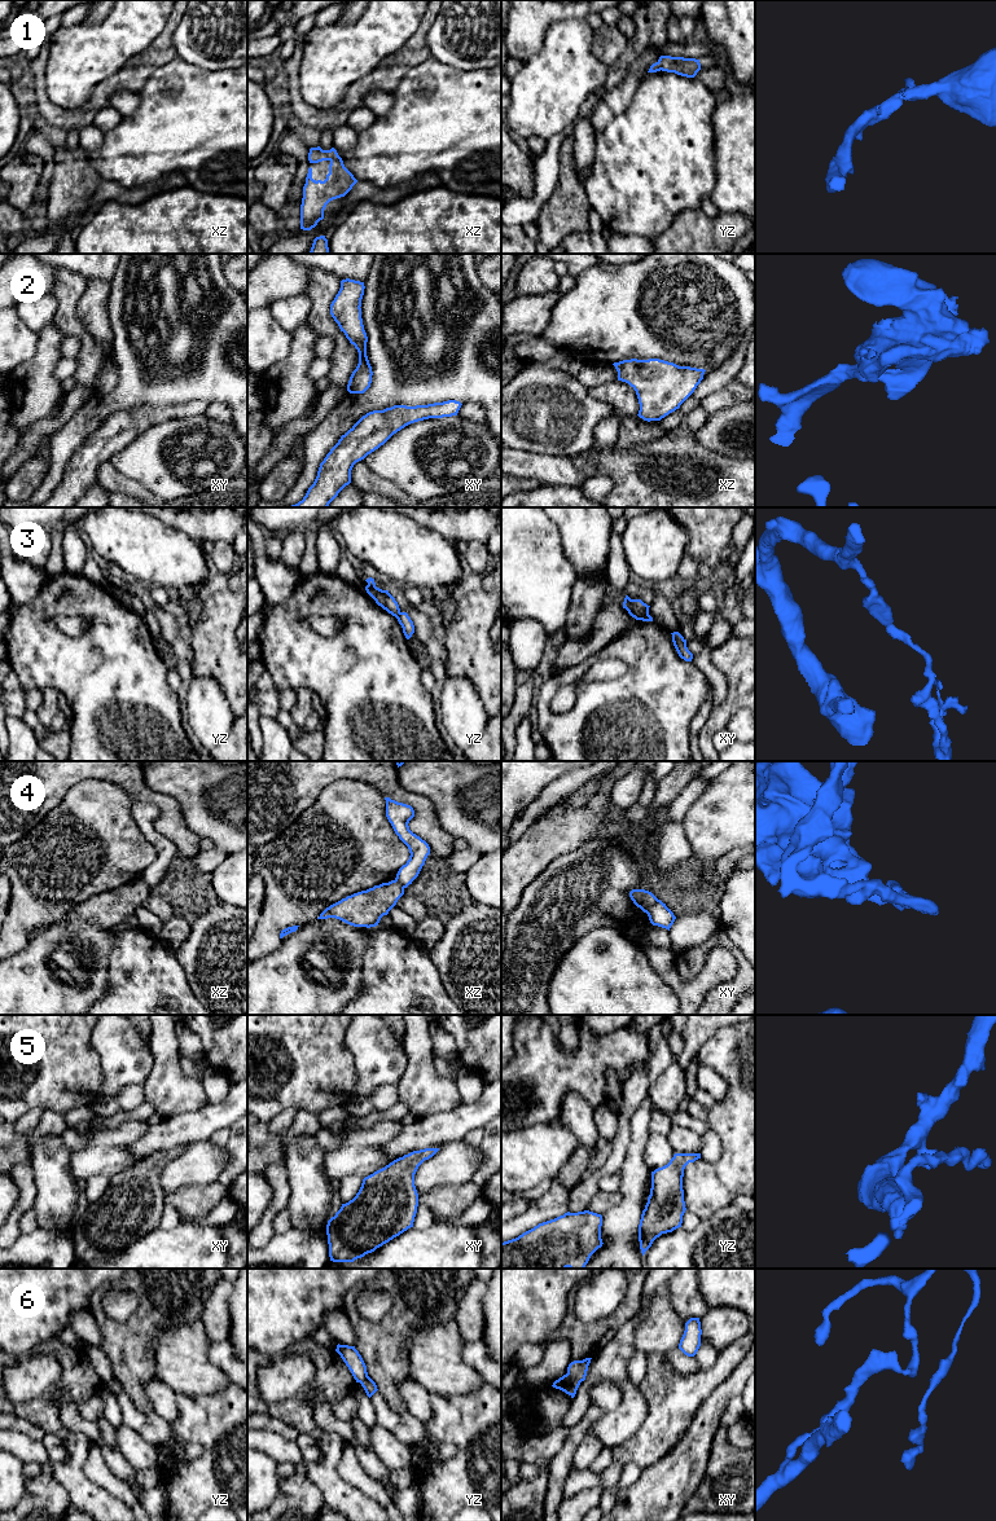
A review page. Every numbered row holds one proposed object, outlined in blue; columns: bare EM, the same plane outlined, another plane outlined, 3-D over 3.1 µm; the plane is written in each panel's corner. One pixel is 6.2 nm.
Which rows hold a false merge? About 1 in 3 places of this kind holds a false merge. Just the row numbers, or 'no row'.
3, 4, 6

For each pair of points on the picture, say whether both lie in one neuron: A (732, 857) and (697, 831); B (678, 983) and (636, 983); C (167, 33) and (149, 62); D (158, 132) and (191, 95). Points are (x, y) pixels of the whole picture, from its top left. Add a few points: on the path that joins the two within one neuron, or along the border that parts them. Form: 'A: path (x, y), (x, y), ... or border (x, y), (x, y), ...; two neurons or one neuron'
A: border (741, 847), (736, 847), (716, 858); two neurons
B: border (646, 958), (679, 1001); two neurons
C: path (163, 40), (162, 49), (157, 55); one neuron
D: path (167, 123), (183, 108), (183, 104); one neuron

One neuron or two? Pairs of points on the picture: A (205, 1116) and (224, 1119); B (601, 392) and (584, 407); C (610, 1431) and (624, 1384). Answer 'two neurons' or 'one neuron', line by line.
A: one neuron
B: two neurons
C: one neuron

